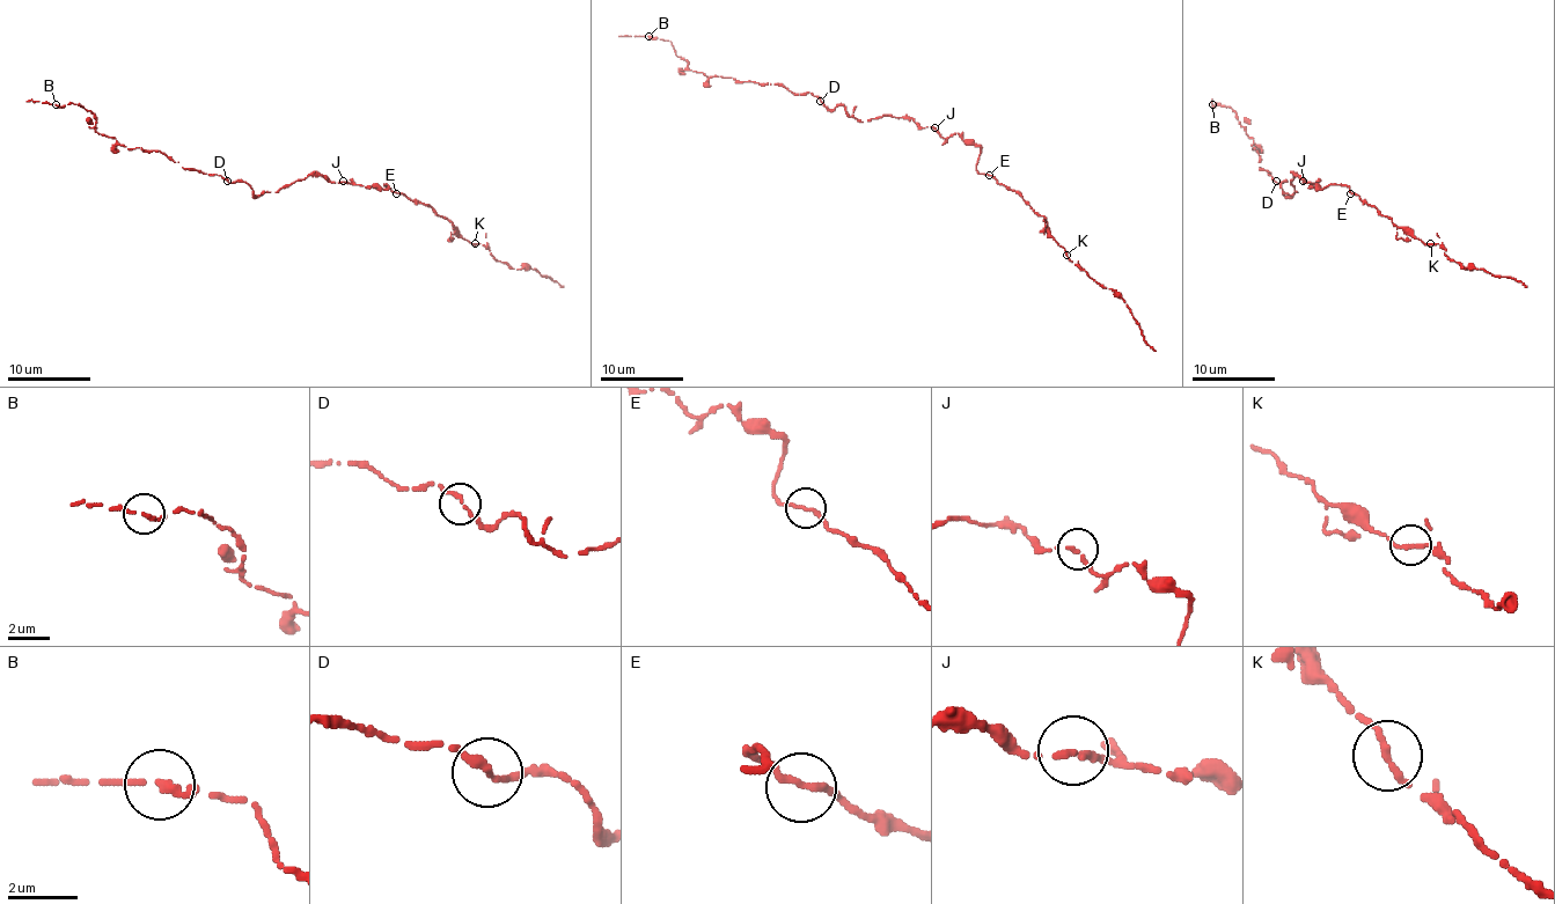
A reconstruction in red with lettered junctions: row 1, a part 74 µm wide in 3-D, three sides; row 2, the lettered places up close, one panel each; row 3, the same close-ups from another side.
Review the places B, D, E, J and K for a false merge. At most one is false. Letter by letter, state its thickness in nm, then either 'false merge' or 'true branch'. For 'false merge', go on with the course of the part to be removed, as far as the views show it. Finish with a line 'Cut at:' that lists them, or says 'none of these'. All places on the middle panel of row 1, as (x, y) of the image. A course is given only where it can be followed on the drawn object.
B: calibre 190 nm; true branch
D: calibre 200 nm; true branch
E: calibre 200 nm; true branch
J: calibre 280 nm; true branch
K: calibre 220 nm; true branch
Cut at: none of these

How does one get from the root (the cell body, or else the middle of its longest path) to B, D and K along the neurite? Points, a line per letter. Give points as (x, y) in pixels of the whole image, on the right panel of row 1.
B: (1302, 178), (1292, 175), (1297, 191), (1284, 196), (1284, 181), (1260, 169), (1254, 140), (1237, 115), (1212, 104)
D: (1302, 178), (1292, 175), (1291, 183), (1297, 191), (1292, 196), (1283, 193), (1281, 183), (1284, 181), (1276, 181)
K: (1302, 178), (1320, 189), (1347, 185), (1394, 225), (1431, 243)

